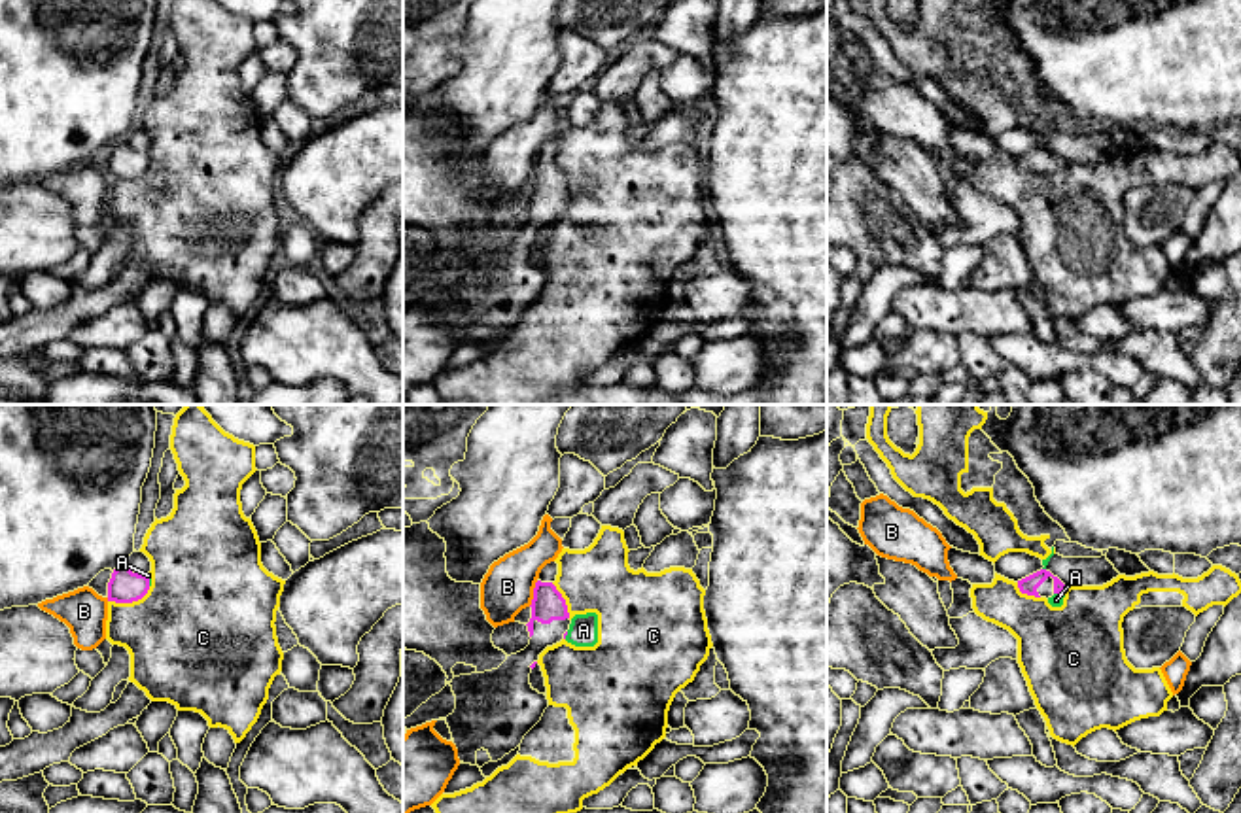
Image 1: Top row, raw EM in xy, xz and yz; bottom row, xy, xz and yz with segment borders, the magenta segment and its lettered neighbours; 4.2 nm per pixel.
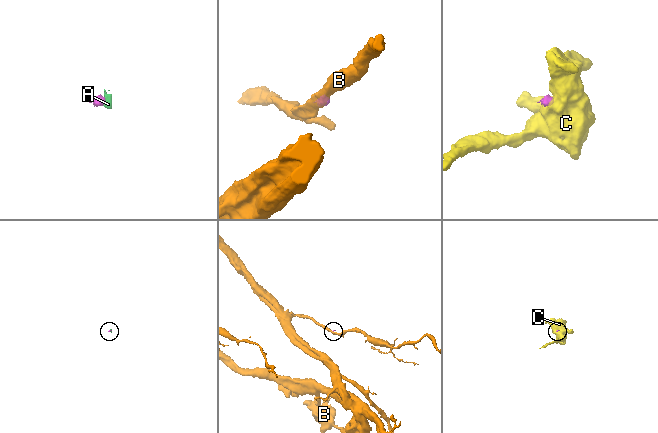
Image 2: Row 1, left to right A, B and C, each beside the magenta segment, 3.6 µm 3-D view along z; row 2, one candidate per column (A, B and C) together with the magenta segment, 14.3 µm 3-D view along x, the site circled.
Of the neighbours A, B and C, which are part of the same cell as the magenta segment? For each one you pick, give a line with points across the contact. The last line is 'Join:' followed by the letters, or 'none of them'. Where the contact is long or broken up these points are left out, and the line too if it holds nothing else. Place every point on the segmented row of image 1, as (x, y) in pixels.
Join: none of them

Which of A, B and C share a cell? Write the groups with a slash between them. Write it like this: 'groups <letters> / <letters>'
groups A C / B

